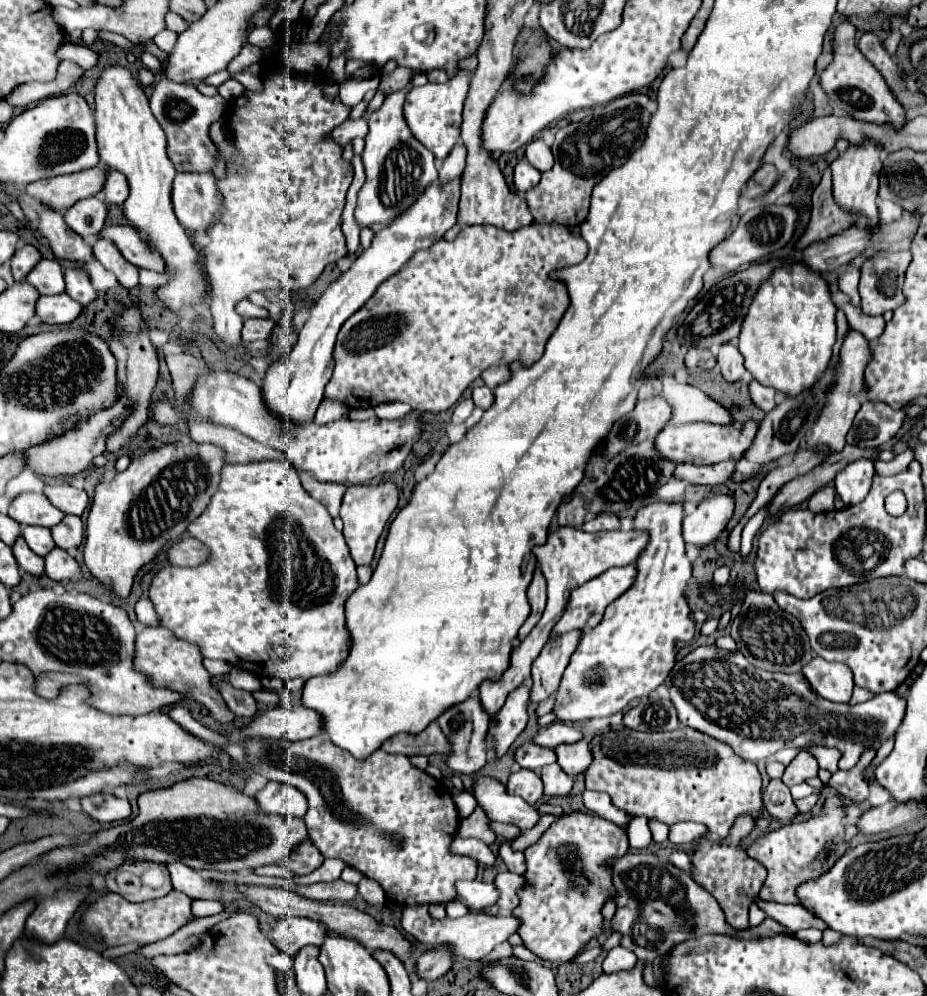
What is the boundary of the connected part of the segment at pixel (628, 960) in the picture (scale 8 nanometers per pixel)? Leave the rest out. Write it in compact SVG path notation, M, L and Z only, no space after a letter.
M616 946L608 952L602 968L604 972L618 972L618 970L632 968L632 964L636 964L636 954L628 952L624 946Z

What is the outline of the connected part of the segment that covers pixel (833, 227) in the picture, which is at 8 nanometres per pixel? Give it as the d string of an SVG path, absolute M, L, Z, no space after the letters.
M830 170L824 172L822 182L816 186L812 194L812 210L810 210L810 222L806 232L796 242L796 248L802 250L812 242L826 240L838 232L844 232L852 226L852 216L844 216L840 208L836 208L836 202L832 200L832 182L830 182Z

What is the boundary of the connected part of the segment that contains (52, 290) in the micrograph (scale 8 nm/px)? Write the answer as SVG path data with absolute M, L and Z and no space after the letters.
M40 260L28 272L26 282L32 284L40 294L62 294L64 292L62 266L56 260Z

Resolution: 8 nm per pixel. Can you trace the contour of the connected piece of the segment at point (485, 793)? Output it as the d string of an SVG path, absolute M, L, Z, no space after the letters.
M472 774L472 784L474 784L474 798L490 820L514 824L520 830L528 830L538 822L540 818L538 810L520 800L520 796L508 794L504 784L498 782L496 778Z

